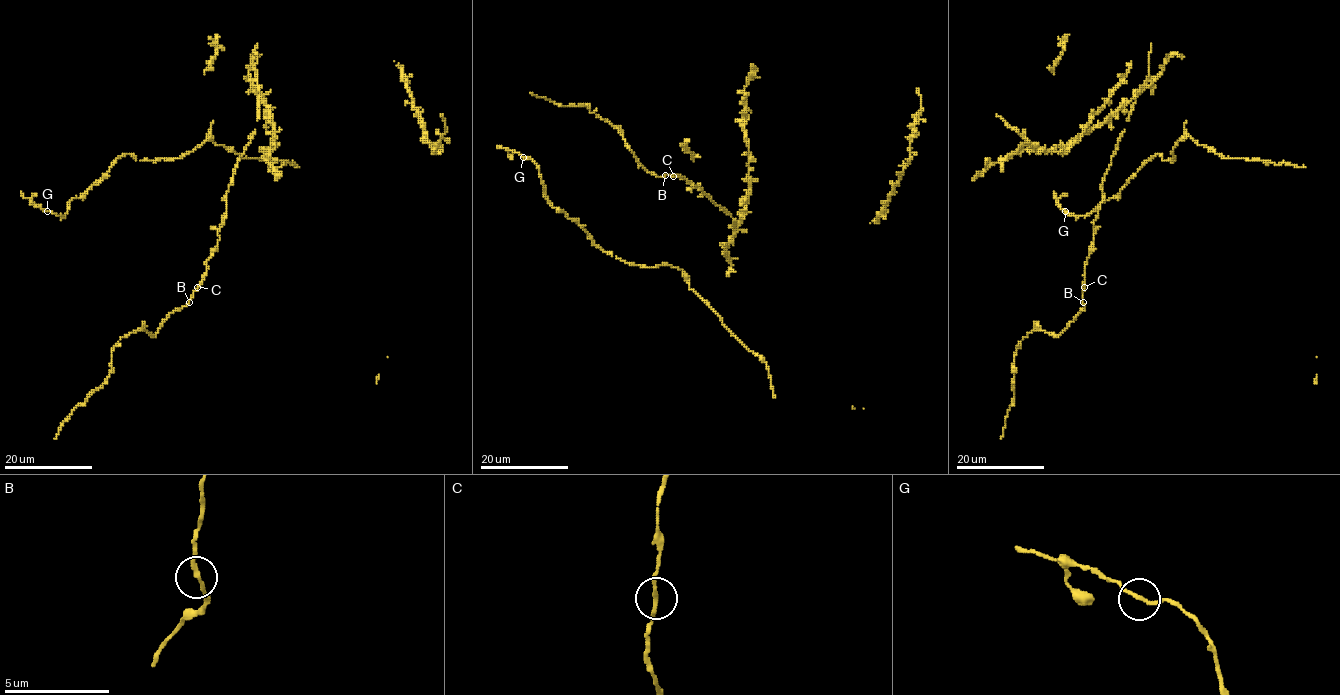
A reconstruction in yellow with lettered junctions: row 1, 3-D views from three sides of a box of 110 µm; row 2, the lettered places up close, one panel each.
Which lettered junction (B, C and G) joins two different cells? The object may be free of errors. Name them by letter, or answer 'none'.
none

